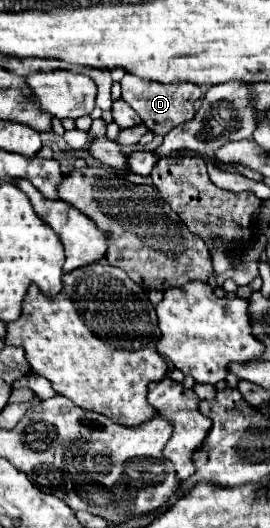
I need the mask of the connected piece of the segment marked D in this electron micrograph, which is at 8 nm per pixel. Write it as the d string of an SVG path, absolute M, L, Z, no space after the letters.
M126 74L120 84L122 84L122 100L144 120L144 124L148 124L152 132L162 136L168 134L174 126L192 120L194 102L202 96L202 90L194 84L156 84L134 78L132 74Z

